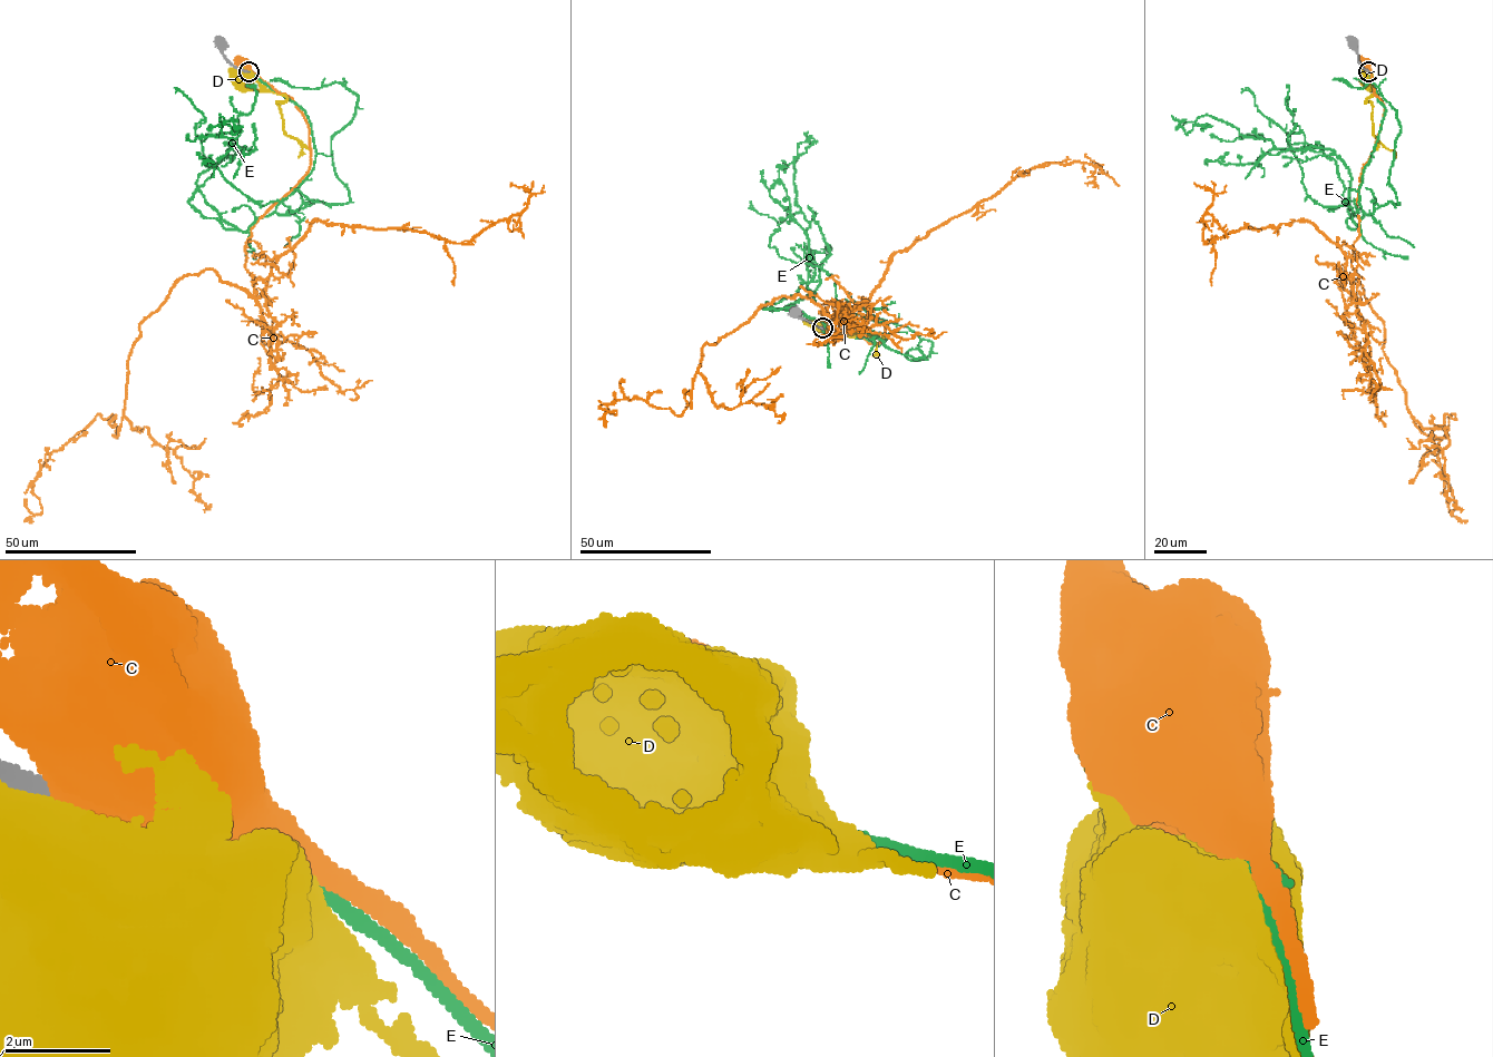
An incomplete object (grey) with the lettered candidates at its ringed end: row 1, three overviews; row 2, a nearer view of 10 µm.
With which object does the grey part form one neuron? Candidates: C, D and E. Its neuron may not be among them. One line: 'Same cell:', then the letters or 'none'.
Same cell: E

